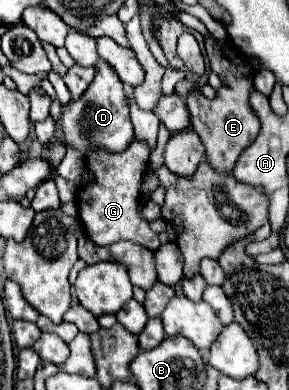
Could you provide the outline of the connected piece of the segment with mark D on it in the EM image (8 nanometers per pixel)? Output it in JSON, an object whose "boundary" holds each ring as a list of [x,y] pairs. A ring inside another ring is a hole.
{"boundary":[[[99,60],[95,66],[97,76],[87,92],[79,100],[71,100],[59,118],[63,142],[79,150],[83,156],[87,156],[91,150],[105,150],[113,154],[123,152],[135,136],[133,124],[129,120],[129,98],[123,90],[123,82],[119,76],[115,76],[115,70],[105,64],[105,60]]]}

